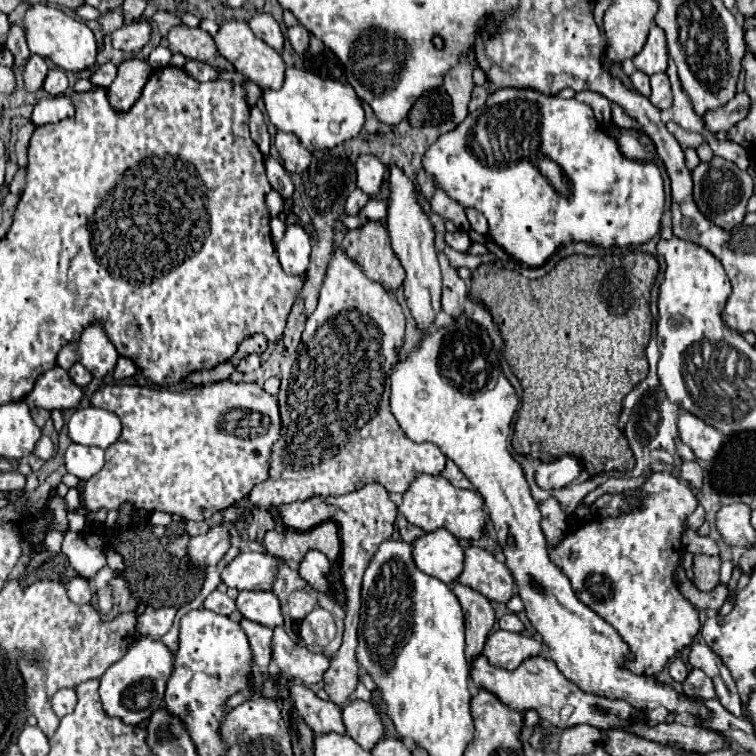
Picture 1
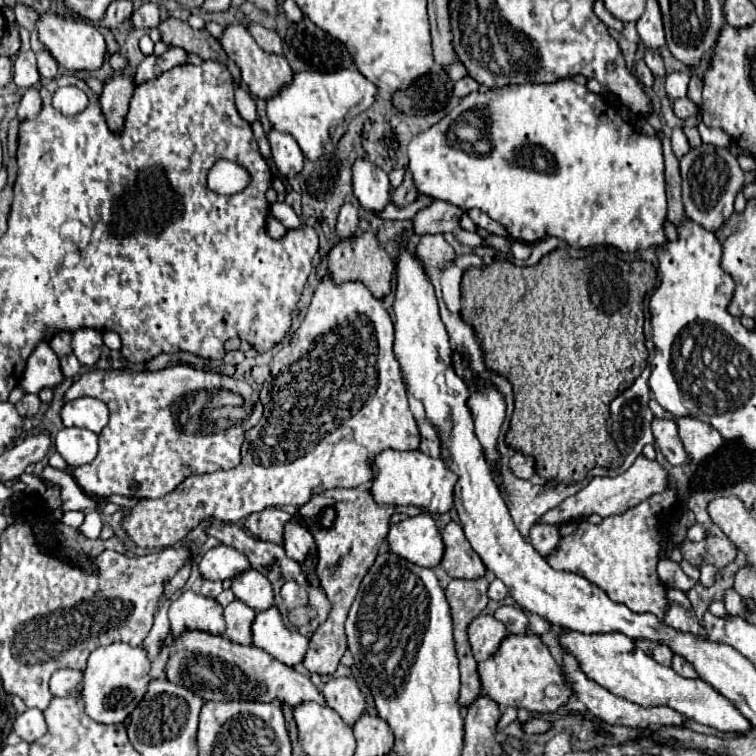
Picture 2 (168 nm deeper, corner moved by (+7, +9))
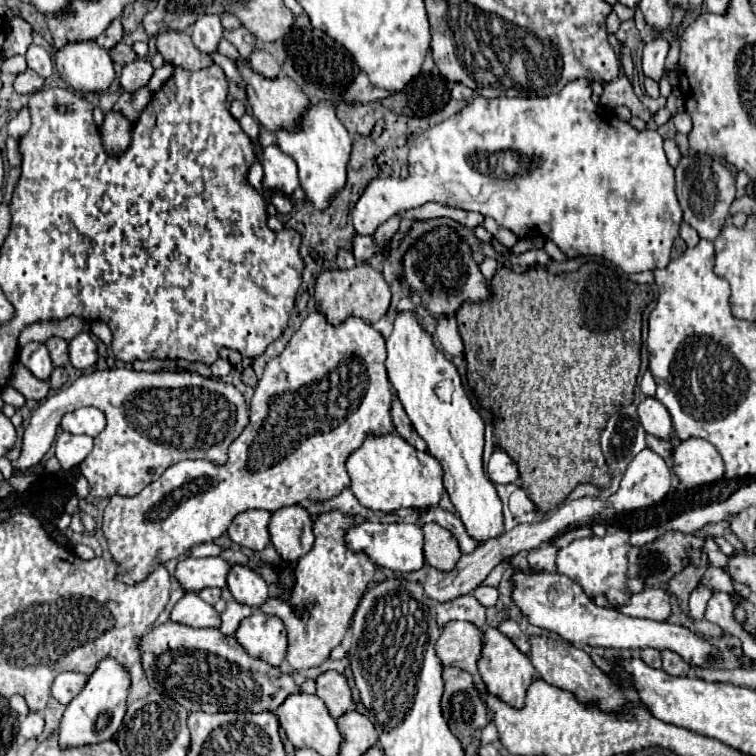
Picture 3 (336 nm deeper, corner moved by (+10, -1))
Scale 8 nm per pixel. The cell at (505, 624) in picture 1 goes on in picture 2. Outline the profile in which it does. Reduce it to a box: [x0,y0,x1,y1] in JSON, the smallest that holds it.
[495,605,529,635]

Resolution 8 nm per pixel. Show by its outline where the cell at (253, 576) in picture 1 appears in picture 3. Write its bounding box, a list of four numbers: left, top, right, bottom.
[174,557,230,591]

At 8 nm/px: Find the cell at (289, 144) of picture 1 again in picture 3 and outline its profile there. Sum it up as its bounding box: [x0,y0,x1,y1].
[262,145,300,195]

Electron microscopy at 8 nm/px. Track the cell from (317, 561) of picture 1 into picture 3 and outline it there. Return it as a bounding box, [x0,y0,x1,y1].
[268,505,312,561]

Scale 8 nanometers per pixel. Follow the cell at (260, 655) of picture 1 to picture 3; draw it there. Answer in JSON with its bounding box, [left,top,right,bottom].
[220,599,252,635]

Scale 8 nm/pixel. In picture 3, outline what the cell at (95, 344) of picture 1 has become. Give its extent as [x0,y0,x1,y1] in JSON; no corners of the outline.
[68,331,98,369]

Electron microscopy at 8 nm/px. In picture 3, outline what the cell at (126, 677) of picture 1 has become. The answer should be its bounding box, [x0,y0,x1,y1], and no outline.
[58,659,130,747]

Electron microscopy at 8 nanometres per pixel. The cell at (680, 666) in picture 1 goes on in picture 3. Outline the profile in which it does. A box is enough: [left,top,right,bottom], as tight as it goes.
[640,649,662,669]

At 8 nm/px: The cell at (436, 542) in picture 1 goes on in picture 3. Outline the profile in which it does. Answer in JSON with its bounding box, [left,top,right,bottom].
[344,521,424,573]

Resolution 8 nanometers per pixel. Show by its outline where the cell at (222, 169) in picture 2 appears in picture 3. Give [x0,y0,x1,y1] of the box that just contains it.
[248,161,262,191]

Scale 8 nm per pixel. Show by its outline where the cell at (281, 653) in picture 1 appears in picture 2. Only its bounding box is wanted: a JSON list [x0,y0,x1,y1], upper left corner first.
[253,605,309,667]

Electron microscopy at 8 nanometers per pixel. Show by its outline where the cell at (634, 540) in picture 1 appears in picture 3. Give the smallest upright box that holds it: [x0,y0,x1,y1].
[558,527,630,605]

